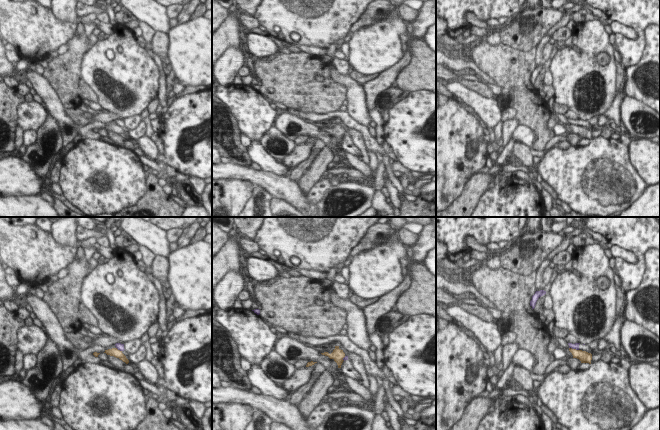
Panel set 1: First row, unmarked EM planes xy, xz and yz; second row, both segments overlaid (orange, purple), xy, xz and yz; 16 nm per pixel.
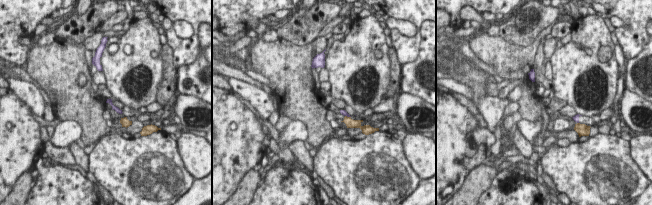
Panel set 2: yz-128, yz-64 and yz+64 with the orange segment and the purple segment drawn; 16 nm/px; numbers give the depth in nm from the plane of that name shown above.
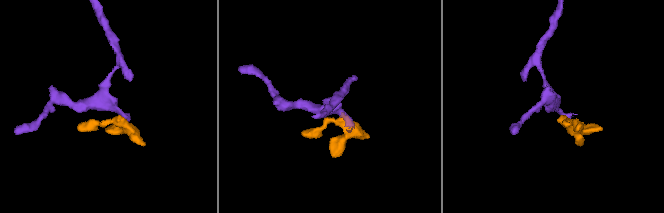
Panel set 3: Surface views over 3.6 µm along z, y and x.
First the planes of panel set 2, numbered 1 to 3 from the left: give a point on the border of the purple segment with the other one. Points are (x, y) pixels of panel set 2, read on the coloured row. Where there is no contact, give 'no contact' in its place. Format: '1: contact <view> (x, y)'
1: no contact
2: contact yz-64 (348, 117)
3: no contact

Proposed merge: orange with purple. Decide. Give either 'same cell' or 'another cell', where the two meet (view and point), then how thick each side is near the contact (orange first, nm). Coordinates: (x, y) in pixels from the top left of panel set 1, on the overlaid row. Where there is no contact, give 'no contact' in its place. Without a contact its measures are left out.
another cell; meets orange in yz at (574, 349); 190 nm thick on the orange side, 100 nm on the other

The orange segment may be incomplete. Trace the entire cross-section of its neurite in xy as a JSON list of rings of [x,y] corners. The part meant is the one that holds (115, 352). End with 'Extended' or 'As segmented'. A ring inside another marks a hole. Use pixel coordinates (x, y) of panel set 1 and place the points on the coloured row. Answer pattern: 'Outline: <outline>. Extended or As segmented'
Outline: [[[117,348],[105,350],[104,353],[106,353],[107,355],[110,355],[110,356],[114,356],[116,358],[119,358],[120,360],[122,360],[126,364],[129,363],[129,360],[126,358],[126,356],[122,353],[122,351],[118,350]]]. As segmented

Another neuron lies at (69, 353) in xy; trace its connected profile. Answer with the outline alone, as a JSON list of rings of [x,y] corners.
[[[29,296],[26,302],[30,305],[36,318],[43,324],[43,328],[59,350],[63,369],[67,369],[79,358],[83,363],[99,364],[100,359],[93,355],[94,352],[105,352],[105,347],[92,344],[85,350],[75,347],[67,339],[60,322],[49,306],[36,296]]]

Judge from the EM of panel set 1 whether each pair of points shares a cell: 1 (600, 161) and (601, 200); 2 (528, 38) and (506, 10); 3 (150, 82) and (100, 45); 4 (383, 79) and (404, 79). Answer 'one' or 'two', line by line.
1: one
2: two
3: one
4: two

